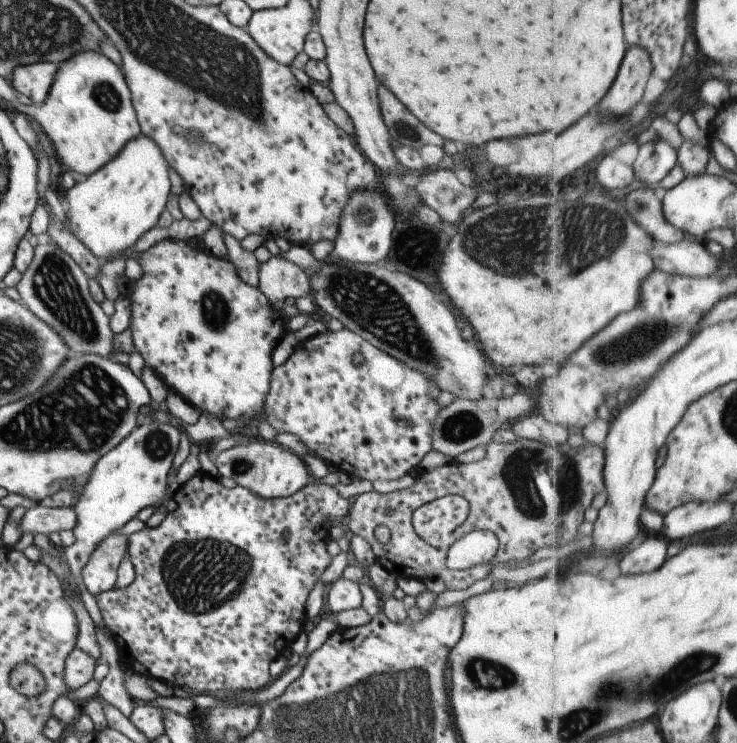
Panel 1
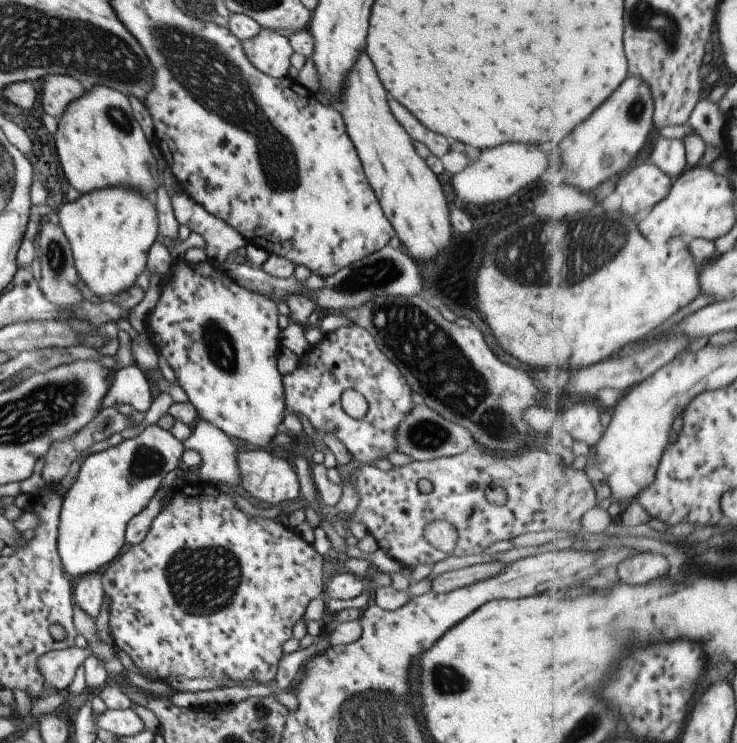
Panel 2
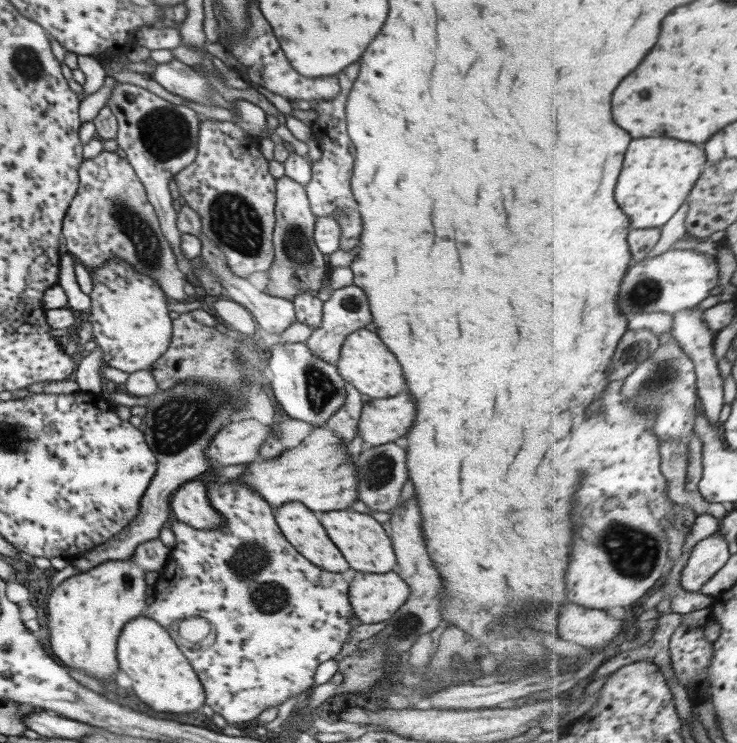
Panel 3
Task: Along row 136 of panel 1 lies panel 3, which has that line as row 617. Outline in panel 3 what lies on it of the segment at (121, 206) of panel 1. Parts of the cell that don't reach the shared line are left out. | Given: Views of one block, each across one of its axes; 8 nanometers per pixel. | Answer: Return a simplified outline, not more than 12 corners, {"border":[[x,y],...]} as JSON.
{"border":[[141,614],[118,668],[153,712],[200,711],[204,692],[169,633]]}

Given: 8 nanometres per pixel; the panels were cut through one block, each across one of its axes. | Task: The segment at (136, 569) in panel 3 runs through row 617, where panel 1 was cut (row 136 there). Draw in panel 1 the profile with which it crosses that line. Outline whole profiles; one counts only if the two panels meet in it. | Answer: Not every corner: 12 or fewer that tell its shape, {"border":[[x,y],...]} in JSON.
{"border":[[100,51],[56,67],[22,112],[65,170],[88,176],[140,128],[121,69]]}

